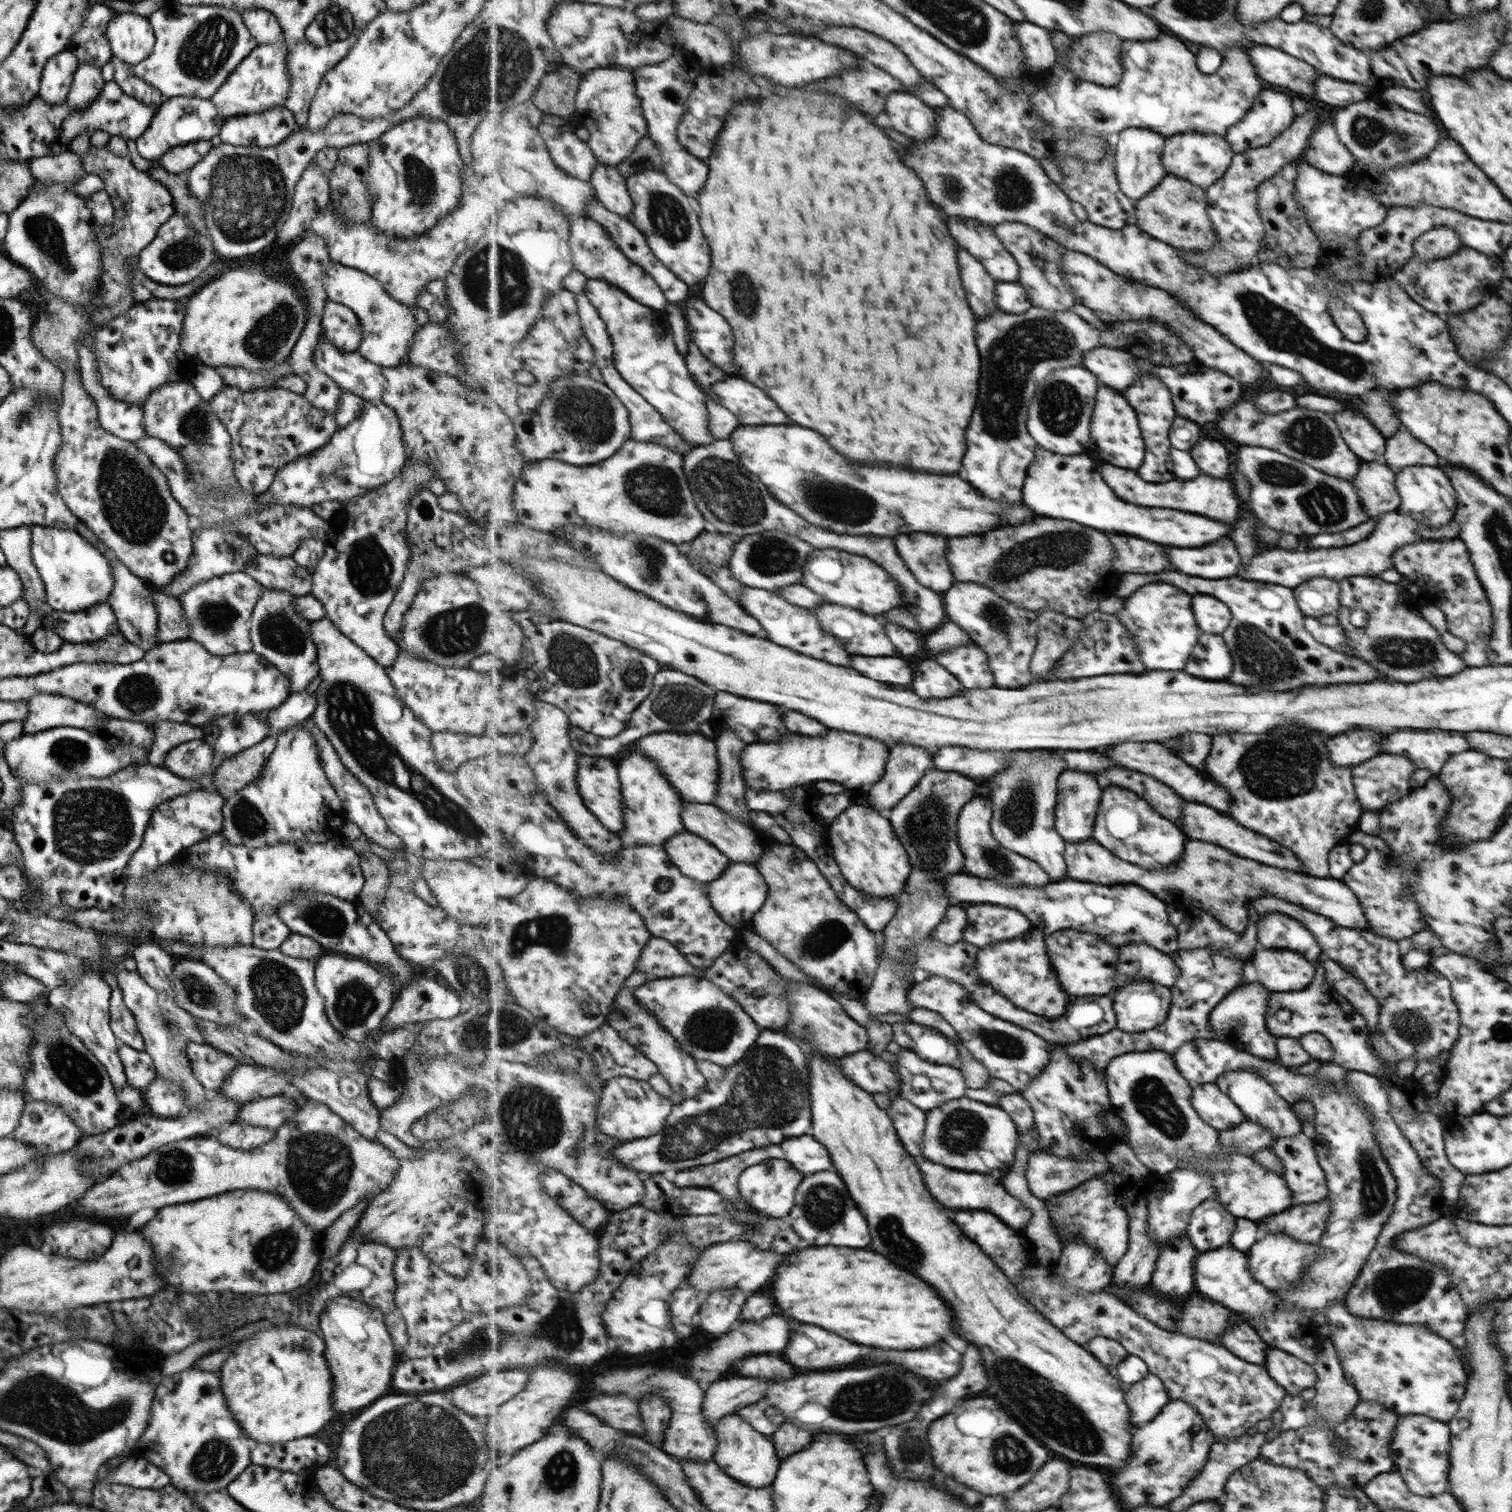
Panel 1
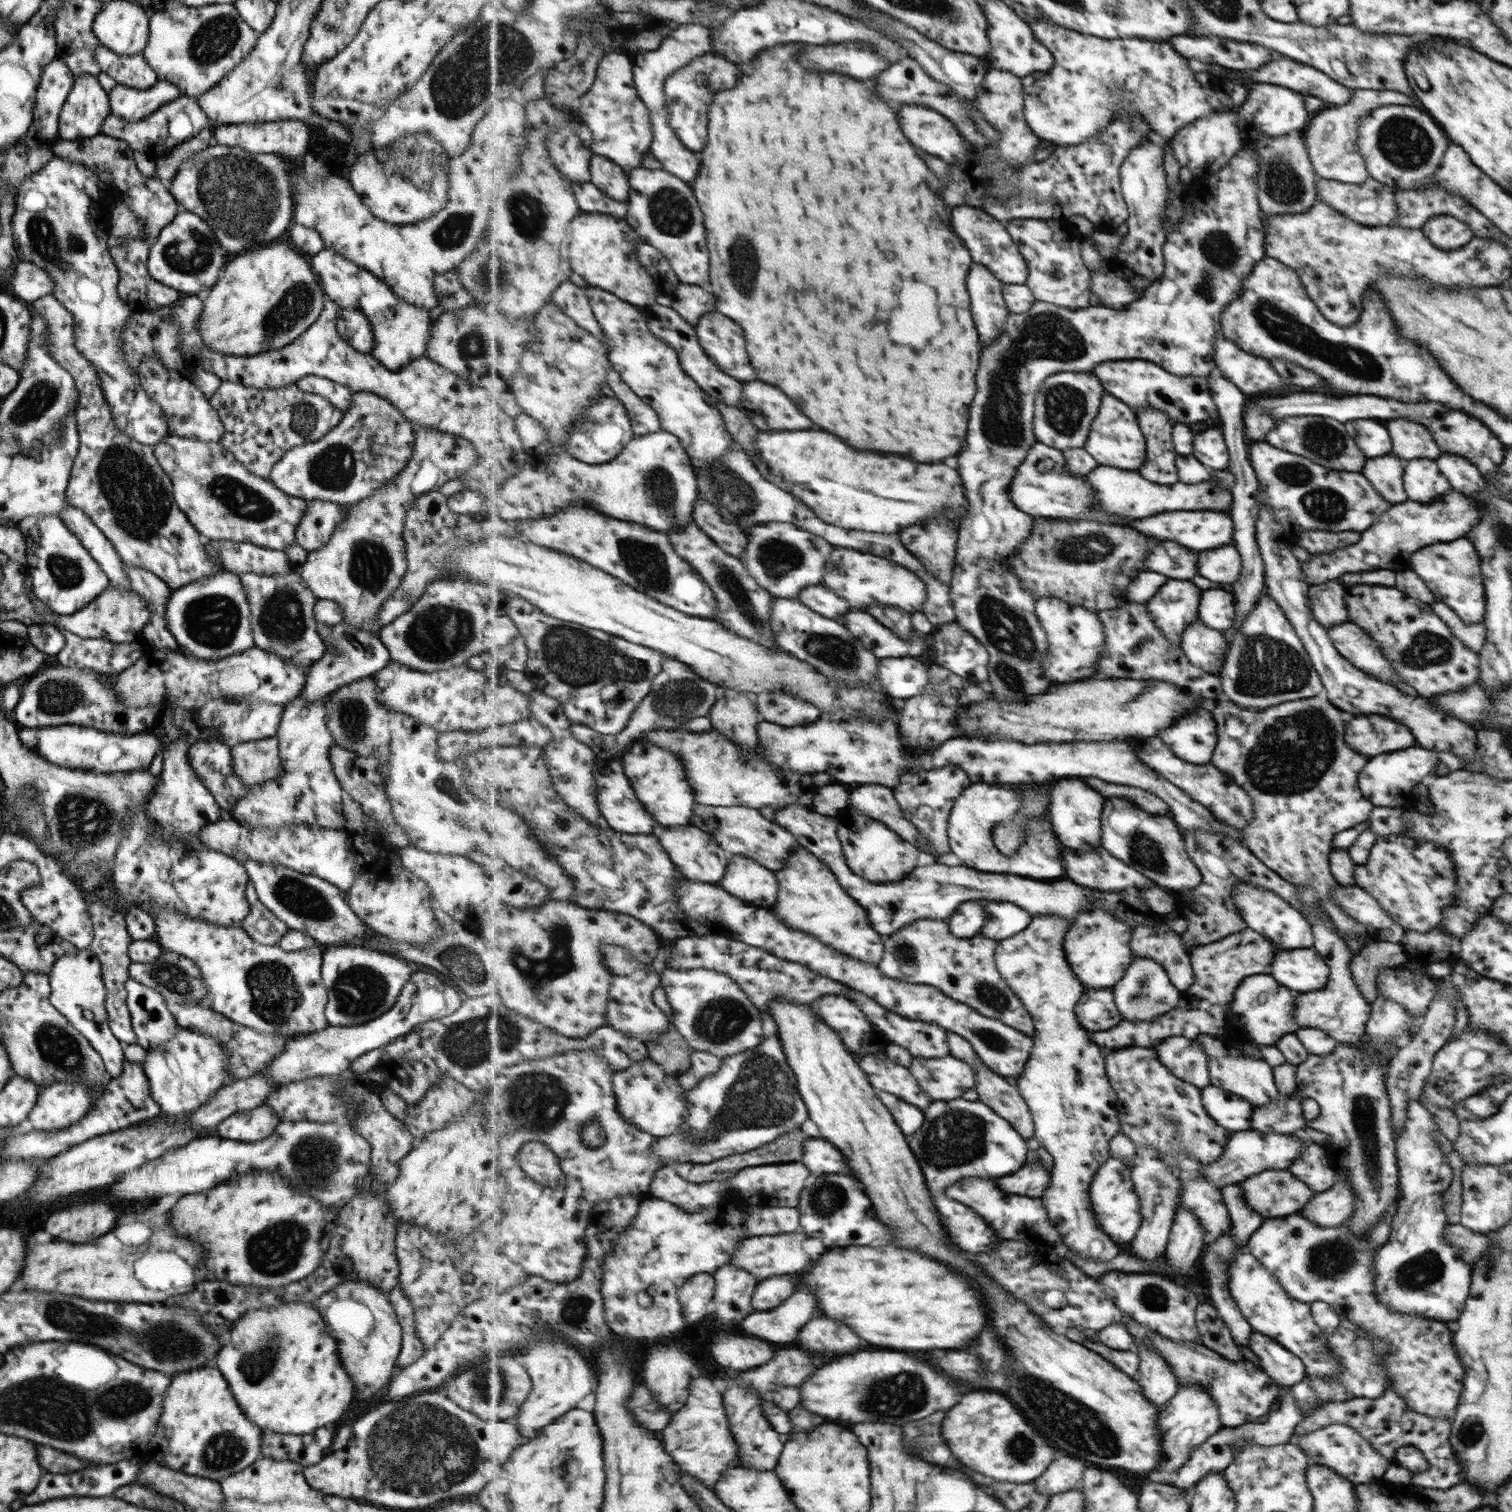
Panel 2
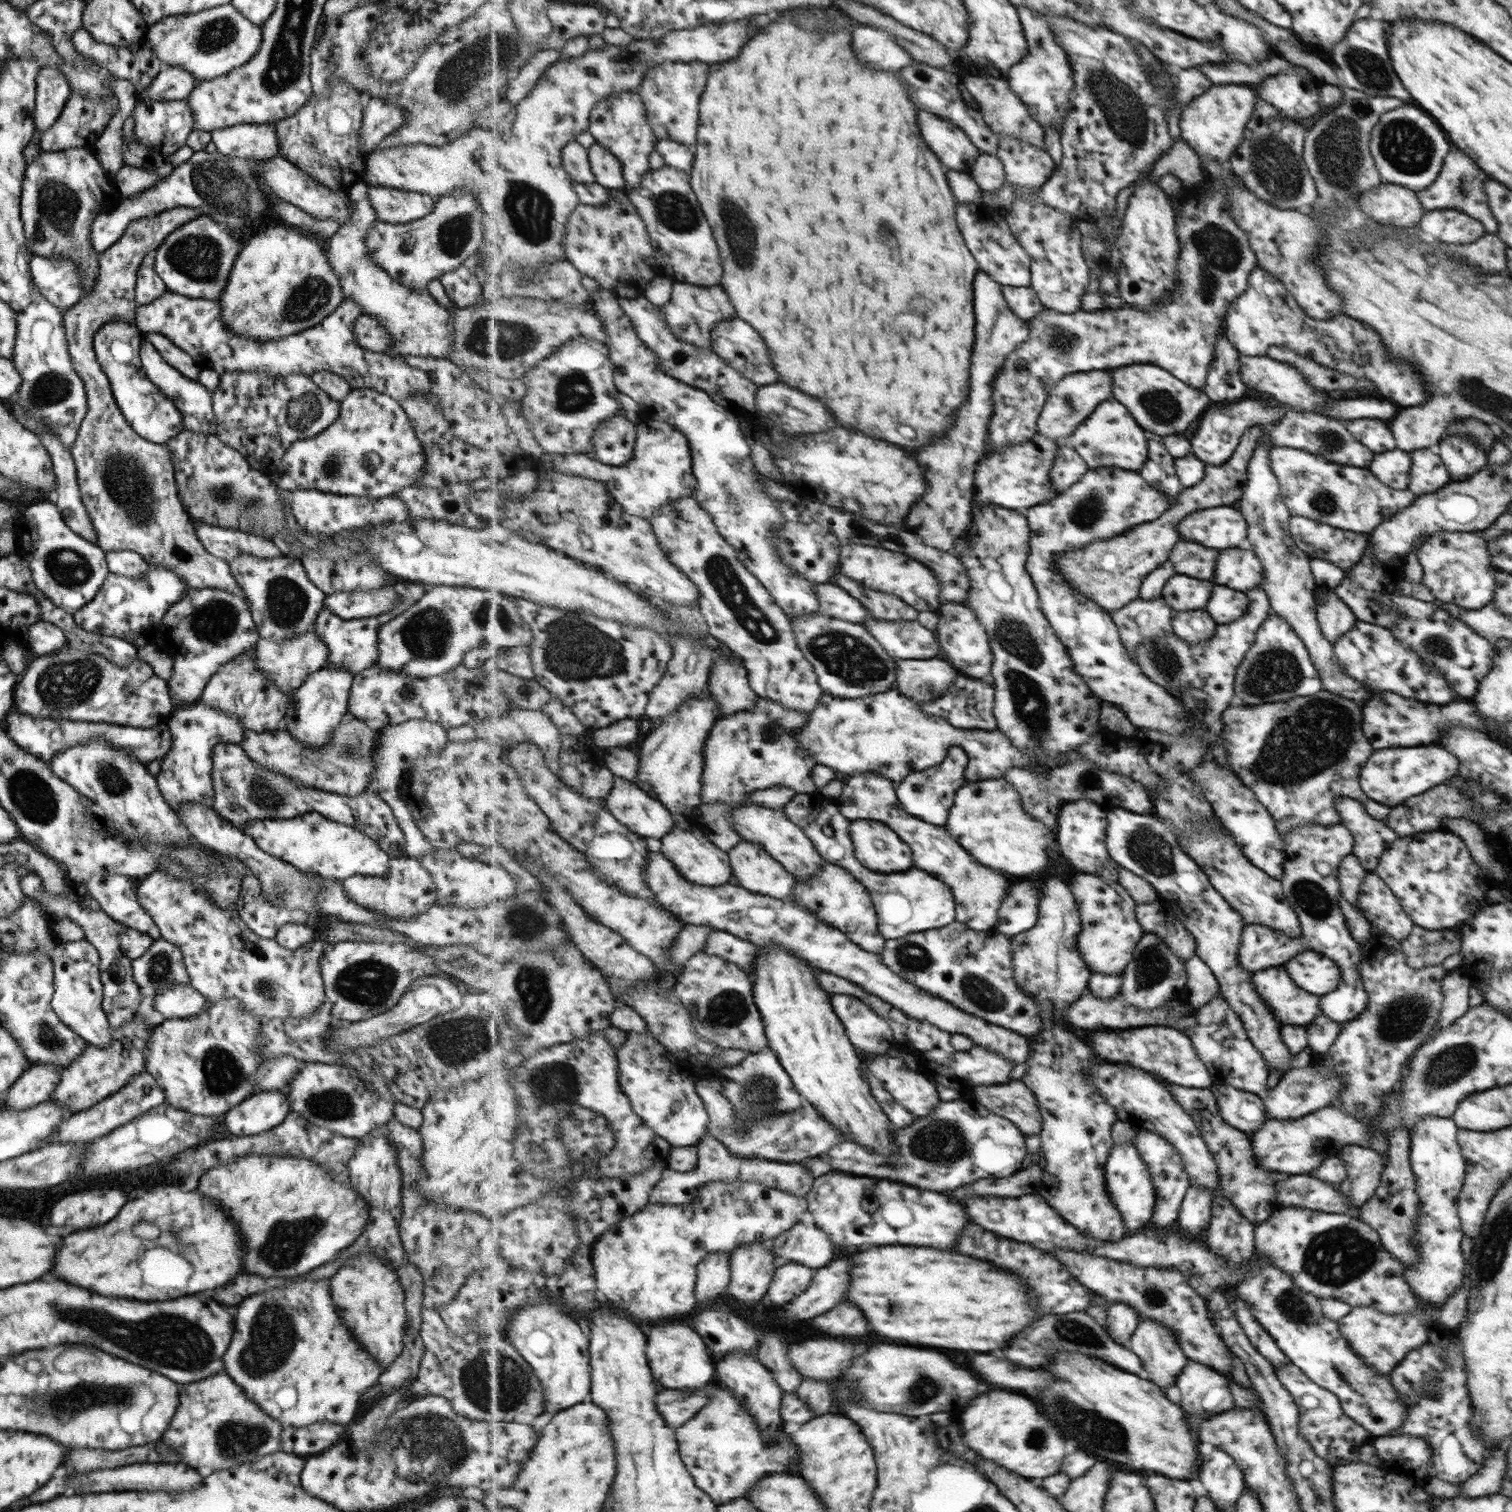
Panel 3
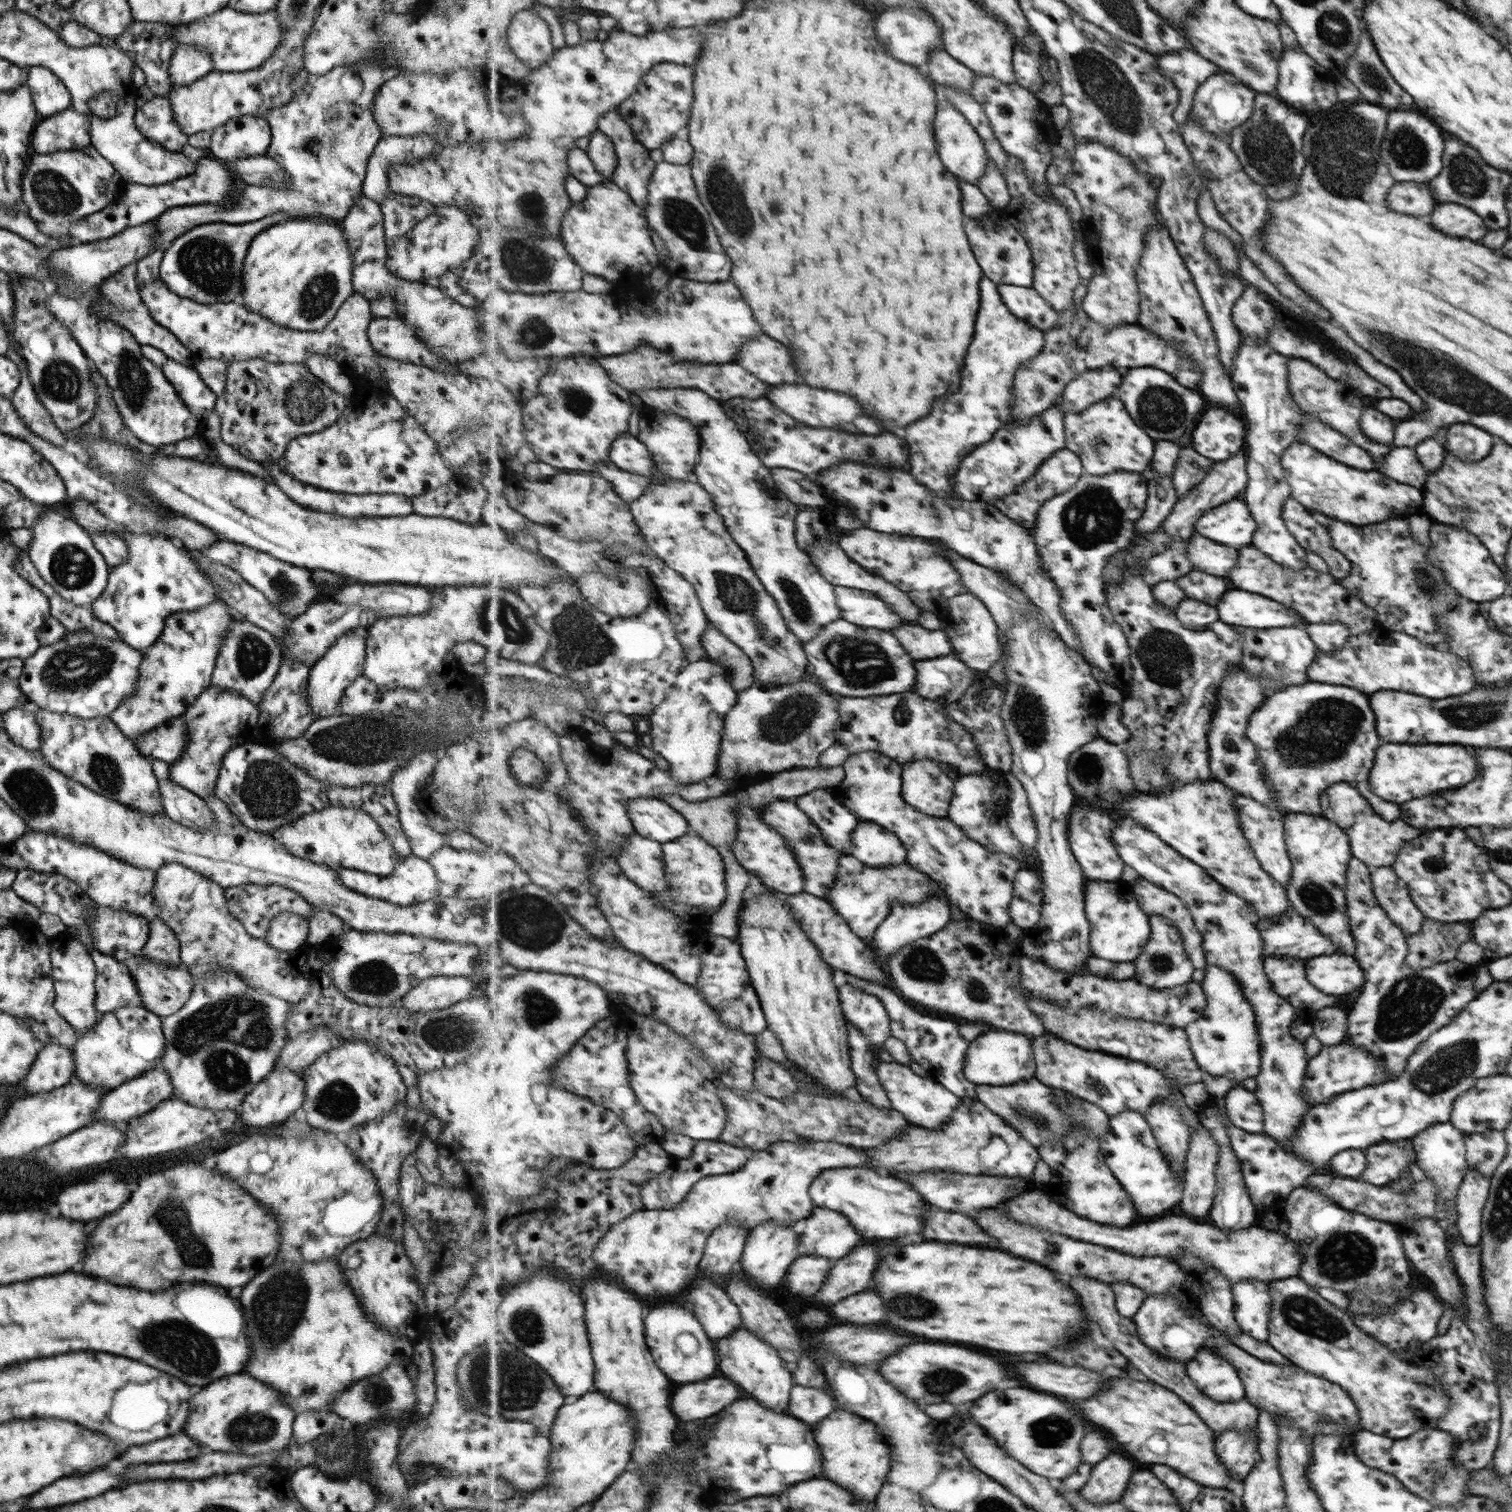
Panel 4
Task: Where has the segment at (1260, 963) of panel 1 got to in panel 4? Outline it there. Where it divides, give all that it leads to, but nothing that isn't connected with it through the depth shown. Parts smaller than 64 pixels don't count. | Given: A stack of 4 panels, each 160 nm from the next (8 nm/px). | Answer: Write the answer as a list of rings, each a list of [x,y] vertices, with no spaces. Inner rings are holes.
[[[1320,955],[1304,961],[1304,973],[1311,986],[1319,992],[1341,996],[1361,990],[1365,974],[1351,956]]]

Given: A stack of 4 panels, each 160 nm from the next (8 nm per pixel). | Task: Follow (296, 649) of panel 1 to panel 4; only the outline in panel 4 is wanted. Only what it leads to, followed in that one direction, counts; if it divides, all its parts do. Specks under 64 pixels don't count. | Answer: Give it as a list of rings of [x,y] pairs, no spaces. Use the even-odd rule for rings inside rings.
[[[221,539],[201,553],[237,572],[249,586],[262,592],[273,606],[277,606],[284,618],[295,618],[303,614],[319,596],[316,586],[310,579],[310,570],[281,562],[277,558],[249,549],[247,546]]]

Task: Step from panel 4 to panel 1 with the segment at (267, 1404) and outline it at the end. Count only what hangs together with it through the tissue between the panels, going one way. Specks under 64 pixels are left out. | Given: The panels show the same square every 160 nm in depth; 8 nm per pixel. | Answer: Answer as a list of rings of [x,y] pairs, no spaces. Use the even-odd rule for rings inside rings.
[[[191,1367],[184,1372],[161,1378],[150,1404],[147,1428],[142,1430],[141,1437],[138,1438],[140,1446],[136,1453],[164,1471],[170,1484],[184,1493],[213,1492],[225,1488],[249,1466],[252,1442],[237,1425],[224,1400],[219,1376],[215,1373]]]

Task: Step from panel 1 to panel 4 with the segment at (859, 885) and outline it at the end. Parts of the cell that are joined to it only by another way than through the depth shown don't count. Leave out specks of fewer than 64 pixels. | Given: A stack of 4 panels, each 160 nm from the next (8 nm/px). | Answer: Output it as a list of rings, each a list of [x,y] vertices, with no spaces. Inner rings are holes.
[[[861,820],[852,834],[852,852],[867,866],[885,868],[903,865],[908,860],[908,847],[901,839],[876,822]]]

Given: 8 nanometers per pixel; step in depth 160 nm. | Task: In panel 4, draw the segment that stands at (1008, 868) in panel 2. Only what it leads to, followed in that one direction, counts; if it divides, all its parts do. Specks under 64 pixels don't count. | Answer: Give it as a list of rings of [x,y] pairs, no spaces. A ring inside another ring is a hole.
[[[988,769],[981,774],[961,774],[956,782],[956,794],[953,797],[948,818],[957,823],[965,834],[984,843],[991,850],[1015,855],[1021,864],[1026,864],[1022,846],[1008,823],[1010,814],[1010,788],[1004,772]]]

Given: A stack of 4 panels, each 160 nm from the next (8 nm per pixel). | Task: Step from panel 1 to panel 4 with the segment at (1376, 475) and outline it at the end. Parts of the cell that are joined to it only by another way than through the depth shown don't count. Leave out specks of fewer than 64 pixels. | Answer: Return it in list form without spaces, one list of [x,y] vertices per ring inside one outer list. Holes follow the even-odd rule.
[[[1392,447],[1386,455],[1383,455],[1381,464],[1375,470],[1395,482],[1405,483],[1418,489],[1421,489],[1428,478],[1424,466],[1411,447]]]

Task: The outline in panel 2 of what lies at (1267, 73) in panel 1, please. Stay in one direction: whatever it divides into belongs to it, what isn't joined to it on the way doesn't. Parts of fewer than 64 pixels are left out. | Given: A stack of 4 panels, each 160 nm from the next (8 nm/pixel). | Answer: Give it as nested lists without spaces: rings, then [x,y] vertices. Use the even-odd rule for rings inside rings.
[[[1175,35],[1167,39],[1177,56],[1195,58],[1201,64],[1218,65],[1229,70],[1257,70],[1271,59],[1271,52],[1258,44],[1237,42],[1217,36]]]

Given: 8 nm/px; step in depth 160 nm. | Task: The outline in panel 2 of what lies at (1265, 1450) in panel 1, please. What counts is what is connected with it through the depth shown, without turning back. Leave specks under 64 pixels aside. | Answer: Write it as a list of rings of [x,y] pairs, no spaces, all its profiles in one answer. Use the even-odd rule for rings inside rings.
[[[1386,1387],[1383,1394],[1375,1400],[1351,1398],[1344,1402],[1327,1401],[1323,1406],[1315,1407],[1304,1419],[1303,1422],[1296,1424],[1289,1442],[1295,1443],[1294,1440],[1297,1440],[1297,1437],[1312,1434],[1313,1431],[1333,1423],[1347,1425],[1363,1436],[1363,1439],[1389,1461],[1389,1464],[1393,1462],[1392,1459],[1399,1446],[1413,1445],[1421,1451],[1428,1462],[1428,1467],[1412,1475],[1413,1486],[1445,1490],[1463,1482],[1464,1467],[1460,1466],[1459,1457],[1451,1445],[1450,1417],[1431,1418],[1413,1412],[1405,1405],[1405,1400],[1401,1399],[1401,1396],[1397,1395],[1391,1387]]]

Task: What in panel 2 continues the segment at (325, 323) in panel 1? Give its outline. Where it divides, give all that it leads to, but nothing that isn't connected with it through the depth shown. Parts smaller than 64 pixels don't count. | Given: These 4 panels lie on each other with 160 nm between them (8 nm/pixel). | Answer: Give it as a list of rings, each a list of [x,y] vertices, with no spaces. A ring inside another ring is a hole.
[[[338,307],[335,328],[337,334],[357,352],[369,353],[372,332],[369,321],[359,311]]]

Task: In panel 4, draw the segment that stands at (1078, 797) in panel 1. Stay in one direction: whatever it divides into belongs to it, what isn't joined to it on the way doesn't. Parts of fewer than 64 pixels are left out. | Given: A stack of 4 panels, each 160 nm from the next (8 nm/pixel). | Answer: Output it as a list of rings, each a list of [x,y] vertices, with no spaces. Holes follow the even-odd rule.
[[[1077,803],[1071,816],[1070,829],[1068,830],[1072,849],[1084,867],[1087,880],[1119,882],[1124,878],[1125,861],[1121,858],[1116,843],[1112,840],[1112,832],[1116,829],[1117,819],[1099,806],[1088,806]]]

